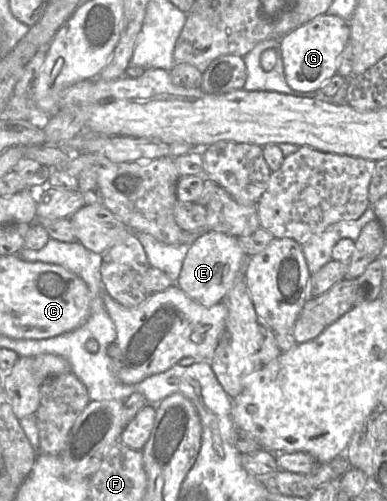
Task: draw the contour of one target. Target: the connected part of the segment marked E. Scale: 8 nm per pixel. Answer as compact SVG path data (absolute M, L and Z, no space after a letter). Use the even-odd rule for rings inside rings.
M205 230L187 247L175 285L194 301L212 307L220 303L232 288L238 275L242 274L248 257L240 247L237 237Z

